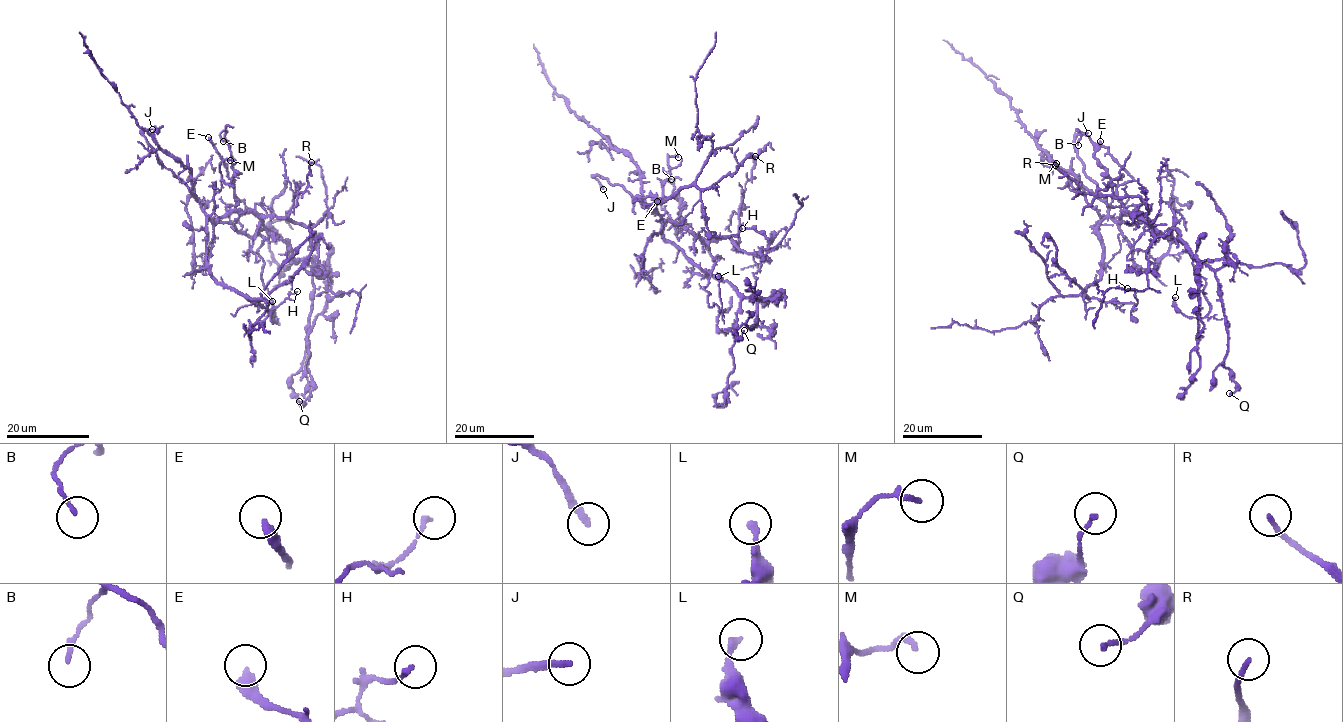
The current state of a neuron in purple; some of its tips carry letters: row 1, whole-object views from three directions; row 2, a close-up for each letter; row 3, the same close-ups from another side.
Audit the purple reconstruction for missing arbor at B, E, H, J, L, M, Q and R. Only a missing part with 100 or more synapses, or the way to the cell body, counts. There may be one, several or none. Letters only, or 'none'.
J

